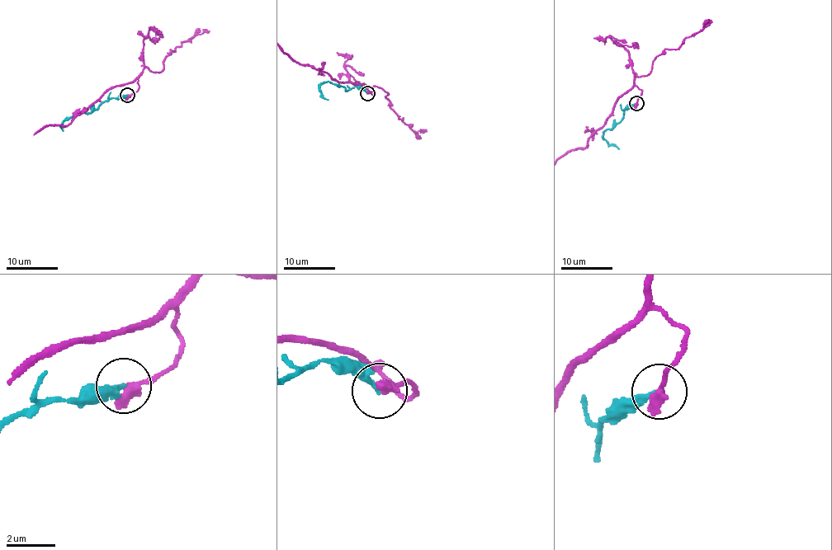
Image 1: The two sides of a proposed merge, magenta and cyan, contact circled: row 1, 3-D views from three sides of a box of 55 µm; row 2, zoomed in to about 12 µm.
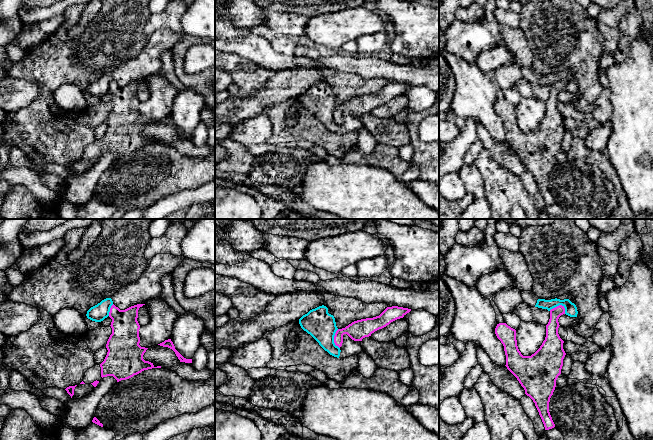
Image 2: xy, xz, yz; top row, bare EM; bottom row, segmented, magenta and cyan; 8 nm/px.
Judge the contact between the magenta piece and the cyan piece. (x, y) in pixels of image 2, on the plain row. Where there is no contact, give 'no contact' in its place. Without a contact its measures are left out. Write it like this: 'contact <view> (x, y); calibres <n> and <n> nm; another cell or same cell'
contact yz (559, 81); calibres 100 and 100 nm; another cell

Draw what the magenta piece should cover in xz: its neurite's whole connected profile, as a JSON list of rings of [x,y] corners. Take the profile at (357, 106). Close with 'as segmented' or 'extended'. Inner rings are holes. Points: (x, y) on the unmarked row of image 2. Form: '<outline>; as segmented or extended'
[[[398,82],[387,83],[379,92],[357,96],[345,104],[338,105],[334,112],[334,119],[340,124],[344,110],[354,117],[362,117],[363,114],[371,112],[372,109],[386,103],[391,98],[403,94],[410,87],[411,85]]]; as segmented

